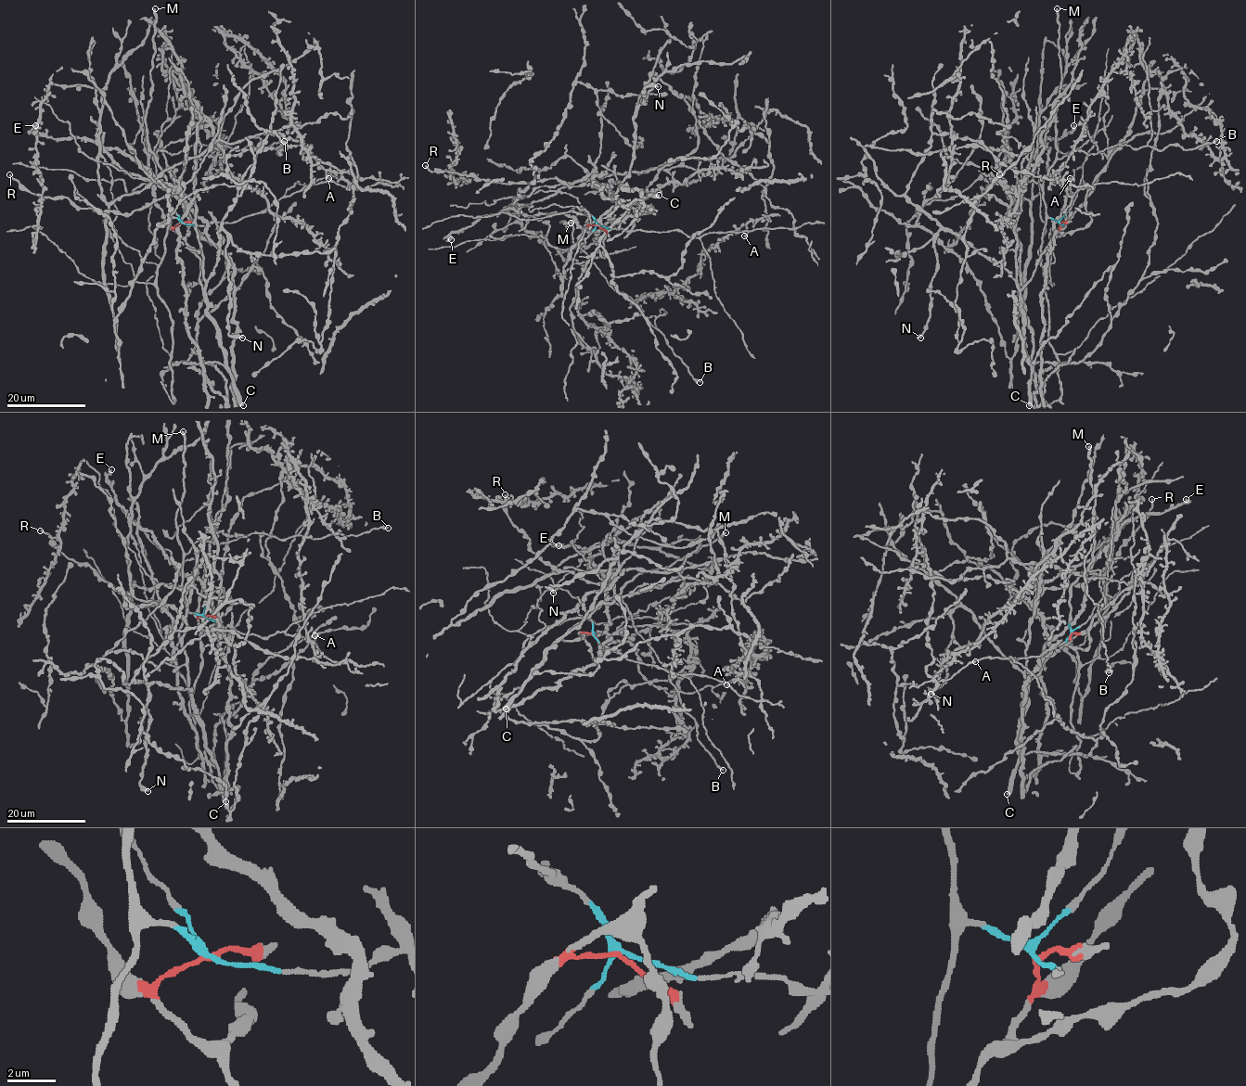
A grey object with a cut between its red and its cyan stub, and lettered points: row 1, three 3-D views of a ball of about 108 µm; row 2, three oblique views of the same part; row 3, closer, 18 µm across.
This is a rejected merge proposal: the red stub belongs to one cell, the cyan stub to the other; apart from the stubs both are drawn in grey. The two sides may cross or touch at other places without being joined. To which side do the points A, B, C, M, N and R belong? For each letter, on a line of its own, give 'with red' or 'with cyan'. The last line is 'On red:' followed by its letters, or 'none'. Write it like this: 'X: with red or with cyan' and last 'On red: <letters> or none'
A: with cyan
B: with cyan
C: with red
M: with cyan
N: with red
R: with red
On red: C, N, R

